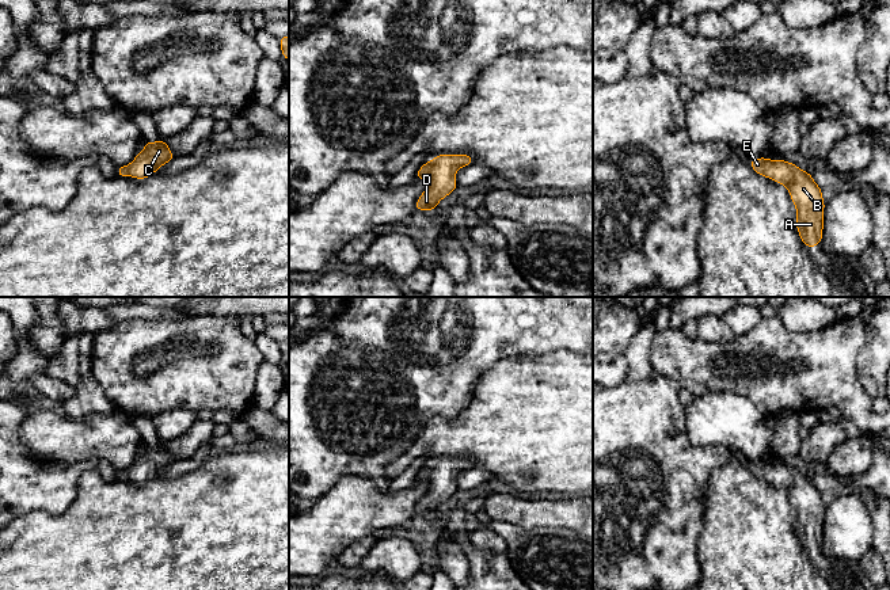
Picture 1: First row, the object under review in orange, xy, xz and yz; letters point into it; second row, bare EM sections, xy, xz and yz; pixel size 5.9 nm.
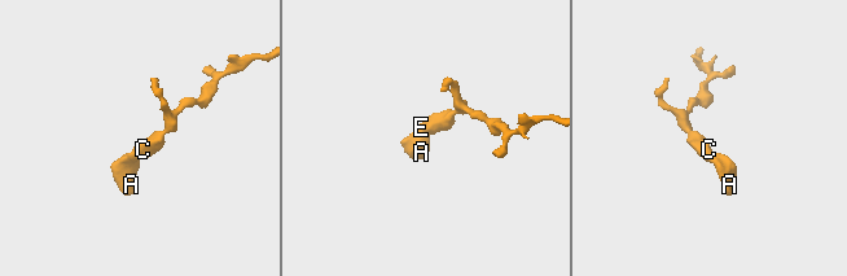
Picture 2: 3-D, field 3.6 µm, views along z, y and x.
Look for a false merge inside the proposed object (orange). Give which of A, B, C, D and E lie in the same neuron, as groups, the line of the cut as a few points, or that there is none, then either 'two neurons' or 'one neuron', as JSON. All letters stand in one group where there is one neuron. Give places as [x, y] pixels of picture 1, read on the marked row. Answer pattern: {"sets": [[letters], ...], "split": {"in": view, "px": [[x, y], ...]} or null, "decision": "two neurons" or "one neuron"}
{"sets": [["A", "B", "C", "D", "E"]], "split": null, "decision": "one neuron"}

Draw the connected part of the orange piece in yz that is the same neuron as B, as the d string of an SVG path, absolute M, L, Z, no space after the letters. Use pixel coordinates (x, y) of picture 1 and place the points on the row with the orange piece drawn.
M767 157L750 159L749 164L758 175L771 178L788 189L796 206L796 229L803 244L807 248L821 244L825 202L811 174L783 159L776 161Z

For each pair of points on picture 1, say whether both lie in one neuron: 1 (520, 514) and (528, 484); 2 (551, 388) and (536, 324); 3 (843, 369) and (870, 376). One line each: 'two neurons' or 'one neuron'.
1: two neurons
2: two neurons
3: two neurons

